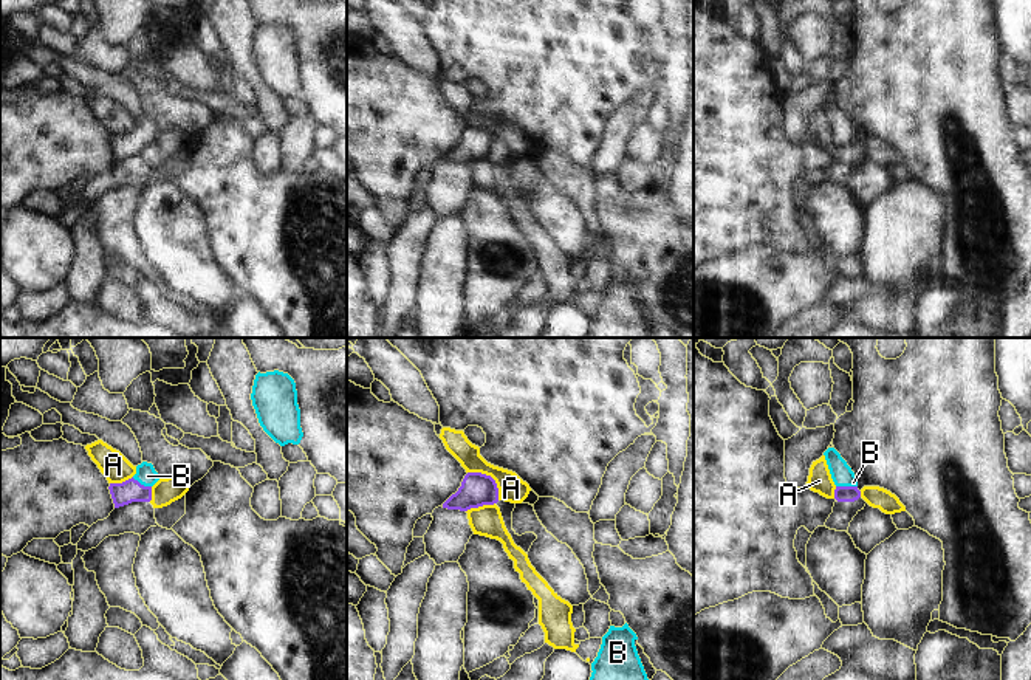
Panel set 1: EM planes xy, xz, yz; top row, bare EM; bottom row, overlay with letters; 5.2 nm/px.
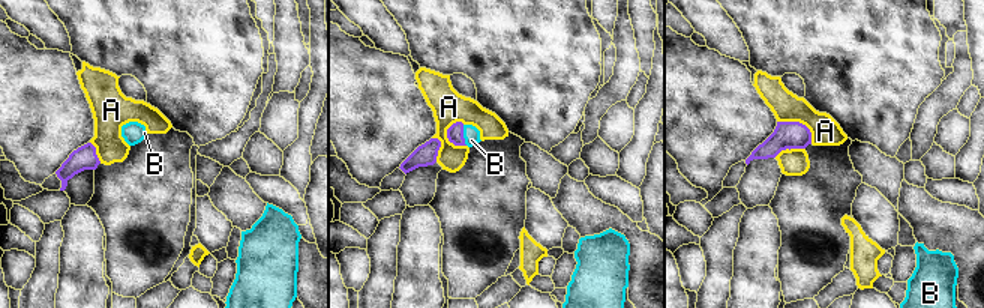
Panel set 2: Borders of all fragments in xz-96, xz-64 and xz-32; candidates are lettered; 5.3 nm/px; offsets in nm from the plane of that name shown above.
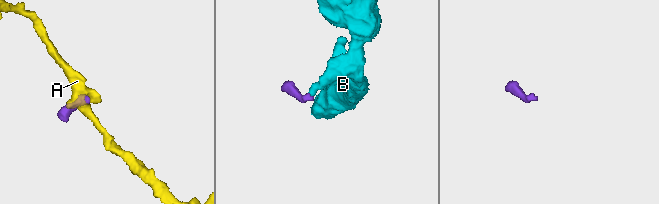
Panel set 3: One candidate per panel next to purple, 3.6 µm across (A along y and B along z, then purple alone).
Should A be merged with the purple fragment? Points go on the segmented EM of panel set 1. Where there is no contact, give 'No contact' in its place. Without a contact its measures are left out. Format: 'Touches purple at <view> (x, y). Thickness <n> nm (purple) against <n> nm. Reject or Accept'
Touches purple at xz (491, 477). Thickness 170 nm (purple) against 140 nm. Reject.

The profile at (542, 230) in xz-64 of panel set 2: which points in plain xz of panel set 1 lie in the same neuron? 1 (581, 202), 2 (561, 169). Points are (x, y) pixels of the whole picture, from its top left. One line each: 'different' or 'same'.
1: different
2: different

